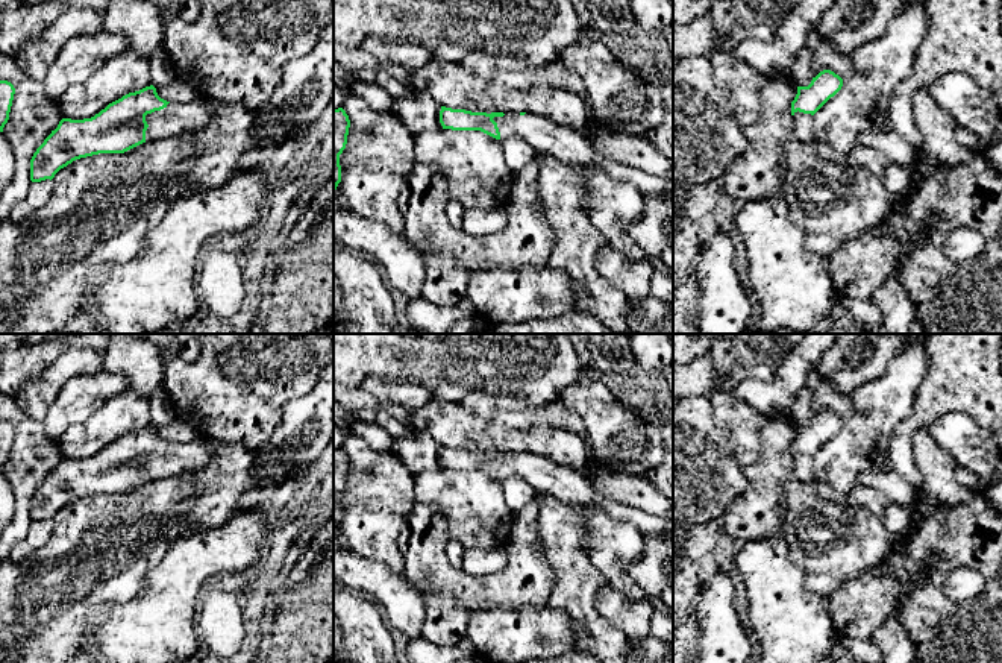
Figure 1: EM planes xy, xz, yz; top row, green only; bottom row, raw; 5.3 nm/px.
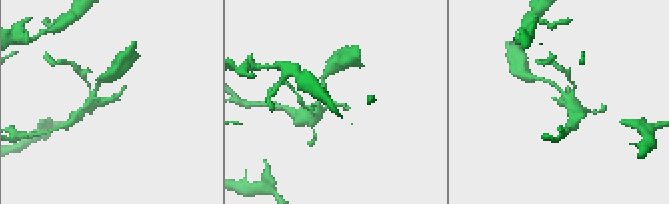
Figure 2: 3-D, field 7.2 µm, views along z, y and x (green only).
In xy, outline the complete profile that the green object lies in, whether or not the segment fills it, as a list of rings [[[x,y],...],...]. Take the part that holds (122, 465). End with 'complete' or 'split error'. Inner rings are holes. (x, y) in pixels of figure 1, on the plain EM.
[[[153,425],[129,432],[109,443],[91,458],[62,458],[30,499],[30,520],[53,519],[55,514],[76,499],[99,493],[124,493],[146,481],[180,476],[205,466],[218,441],[199,435],[191,443],[170,443],[161,438]]] | split error

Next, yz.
[[[831,410],[820,411],[808,426],[797,426],[791,441],[794,478],[809,482],[813,479],[813,455],[843,426],[843,419]]] | split error

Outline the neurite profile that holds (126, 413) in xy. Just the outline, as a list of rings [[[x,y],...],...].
[[[126,391],[109,399],[85,422],[71,425],[61,437],[64,458],[91,458],[109,443],[152,425],[147,397]]]

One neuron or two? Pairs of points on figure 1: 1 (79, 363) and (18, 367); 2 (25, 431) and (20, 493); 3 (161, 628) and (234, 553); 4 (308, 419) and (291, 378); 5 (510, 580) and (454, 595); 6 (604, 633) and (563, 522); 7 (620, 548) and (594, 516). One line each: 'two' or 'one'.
1: two
2: one
3: one
4: two
5: one
6: one
7: one

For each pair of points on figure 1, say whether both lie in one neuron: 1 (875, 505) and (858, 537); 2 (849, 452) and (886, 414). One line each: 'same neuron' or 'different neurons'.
1: different neurons
2: same neuron

